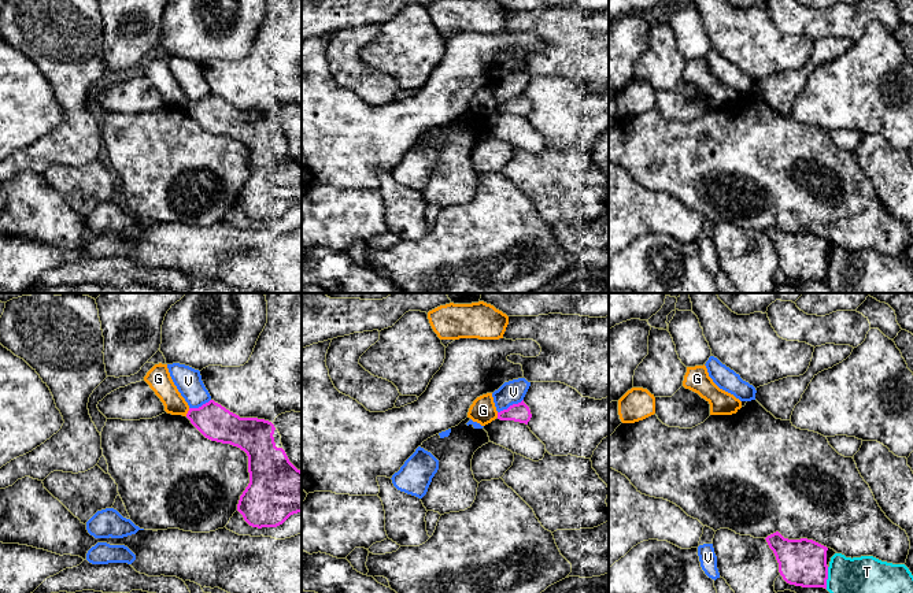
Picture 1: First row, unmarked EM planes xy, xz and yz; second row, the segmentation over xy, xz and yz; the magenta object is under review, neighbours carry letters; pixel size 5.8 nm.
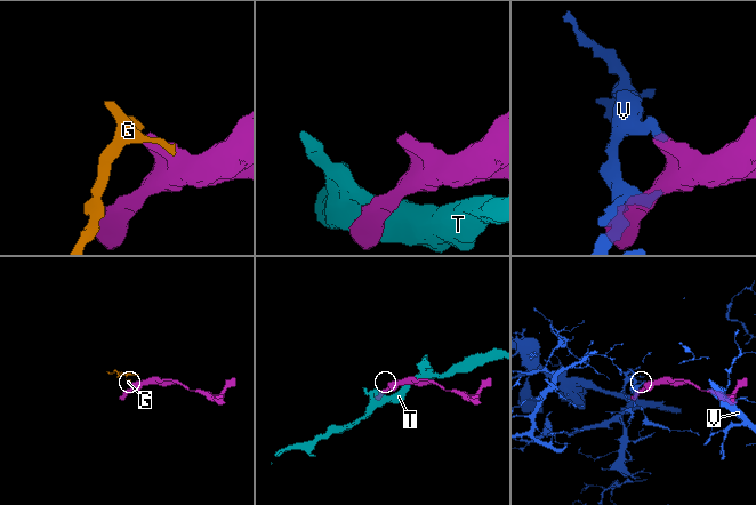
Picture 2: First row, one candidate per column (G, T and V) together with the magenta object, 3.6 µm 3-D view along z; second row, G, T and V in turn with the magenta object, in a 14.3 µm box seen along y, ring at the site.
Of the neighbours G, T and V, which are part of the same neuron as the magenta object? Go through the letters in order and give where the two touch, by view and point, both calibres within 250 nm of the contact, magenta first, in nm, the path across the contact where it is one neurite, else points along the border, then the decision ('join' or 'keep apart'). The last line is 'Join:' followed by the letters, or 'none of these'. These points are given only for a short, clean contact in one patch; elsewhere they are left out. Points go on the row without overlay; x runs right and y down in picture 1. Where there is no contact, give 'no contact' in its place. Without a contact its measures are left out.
G: xy (188, 106) | 200/140 nm | along xy (189, 102), (185, 108) | keep apart
T: yz (827, 271) | 280/380 nm | keep apart
V: xz (510, 99) | 110/140 nm | keep apart
Join: none of these

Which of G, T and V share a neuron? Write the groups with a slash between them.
G / T / V

